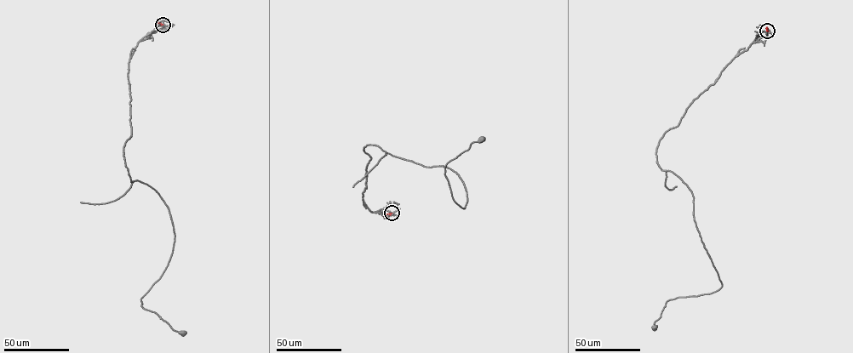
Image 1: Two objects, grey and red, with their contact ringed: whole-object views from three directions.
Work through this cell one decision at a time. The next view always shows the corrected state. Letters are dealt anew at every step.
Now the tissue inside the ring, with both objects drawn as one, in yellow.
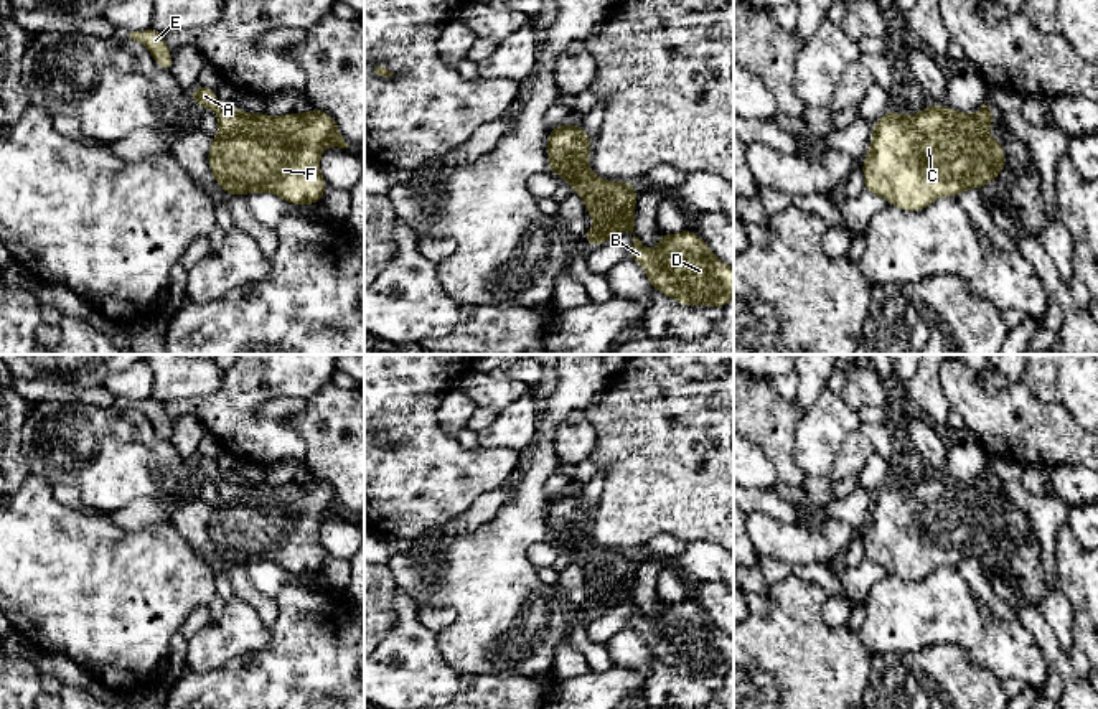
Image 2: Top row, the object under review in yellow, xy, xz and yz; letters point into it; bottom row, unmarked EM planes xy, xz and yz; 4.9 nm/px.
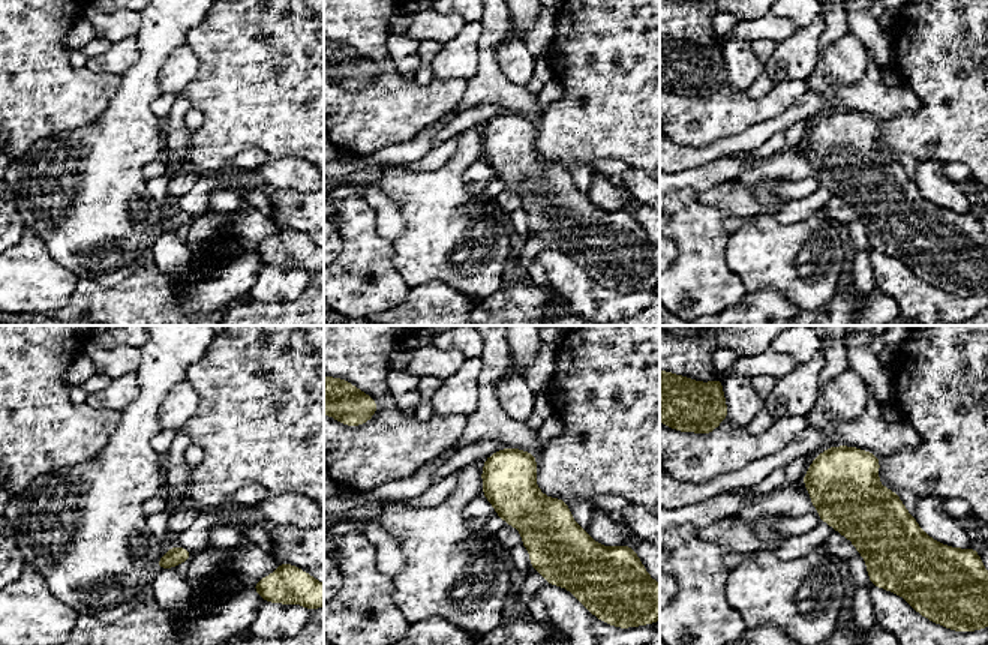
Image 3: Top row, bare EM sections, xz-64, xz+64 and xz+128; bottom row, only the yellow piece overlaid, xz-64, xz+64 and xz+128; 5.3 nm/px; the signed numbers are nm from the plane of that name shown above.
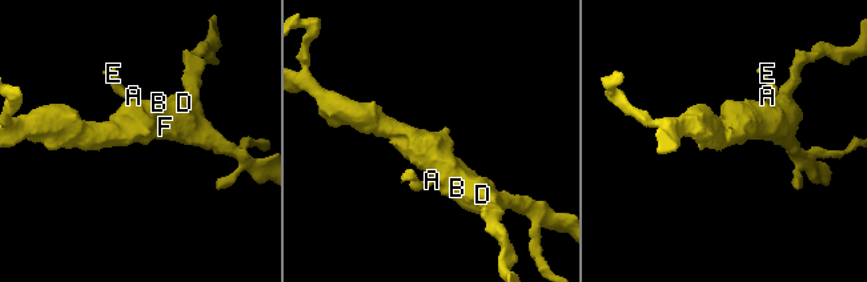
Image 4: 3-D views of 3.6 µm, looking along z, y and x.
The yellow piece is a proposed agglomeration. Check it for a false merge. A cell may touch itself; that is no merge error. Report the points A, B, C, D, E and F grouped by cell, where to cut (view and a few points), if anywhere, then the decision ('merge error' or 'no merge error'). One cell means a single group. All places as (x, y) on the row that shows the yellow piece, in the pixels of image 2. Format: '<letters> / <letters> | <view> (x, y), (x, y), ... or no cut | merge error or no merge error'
A B C D E F | no cut | no merge error

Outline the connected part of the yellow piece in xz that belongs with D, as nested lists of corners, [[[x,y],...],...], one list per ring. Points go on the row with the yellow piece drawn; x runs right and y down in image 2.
[[[565,124],[549,130],[549,171],[570,180],[572,193],[585,201],[594,226],[582,239],[602,246],[622,231],[633,234],[628,259],[641,264],[651,287],[681,305],[724,308],[734,298],[734,269],[724,264],[692,231],[659,231],[661,246],[646,249],[635,236],[636,185],[605,181],[589,168],[594,139],[580,125]]]

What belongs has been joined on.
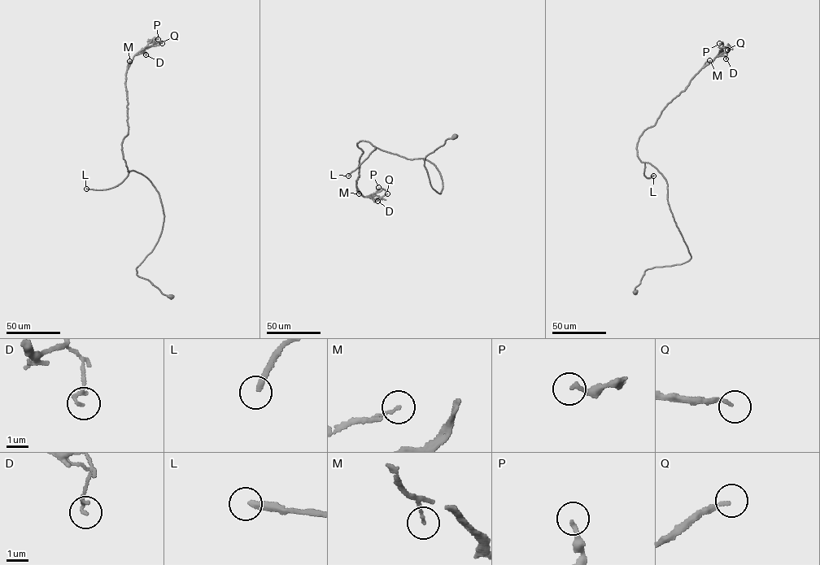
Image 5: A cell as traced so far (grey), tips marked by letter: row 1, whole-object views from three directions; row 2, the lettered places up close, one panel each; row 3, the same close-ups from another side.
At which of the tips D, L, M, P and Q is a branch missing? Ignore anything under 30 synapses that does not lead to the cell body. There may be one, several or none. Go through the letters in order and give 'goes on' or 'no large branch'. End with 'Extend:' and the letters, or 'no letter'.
D: no large branch
L: goes on
M: goes on
P: no large branch
Q: no large branch
Extend: L, M

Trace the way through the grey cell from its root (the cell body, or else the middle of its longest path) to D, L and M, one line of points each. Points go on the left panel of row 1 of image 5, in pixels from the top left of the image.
D: (170, 297), (136, 274), (164, 215), (153, 184), (128, 171), (121, 145), (126, 71), (146, 54)
L: (170, 297), (136, 274), (162, 229), (162, 205), (153, 184), (133, 170), (114, 187), (86, 189)
M: (170, 297), (136, 274), (158, 241), (164, 216), (155, 188), (141, 173), (128, 171), (123, 158), (129, 61)

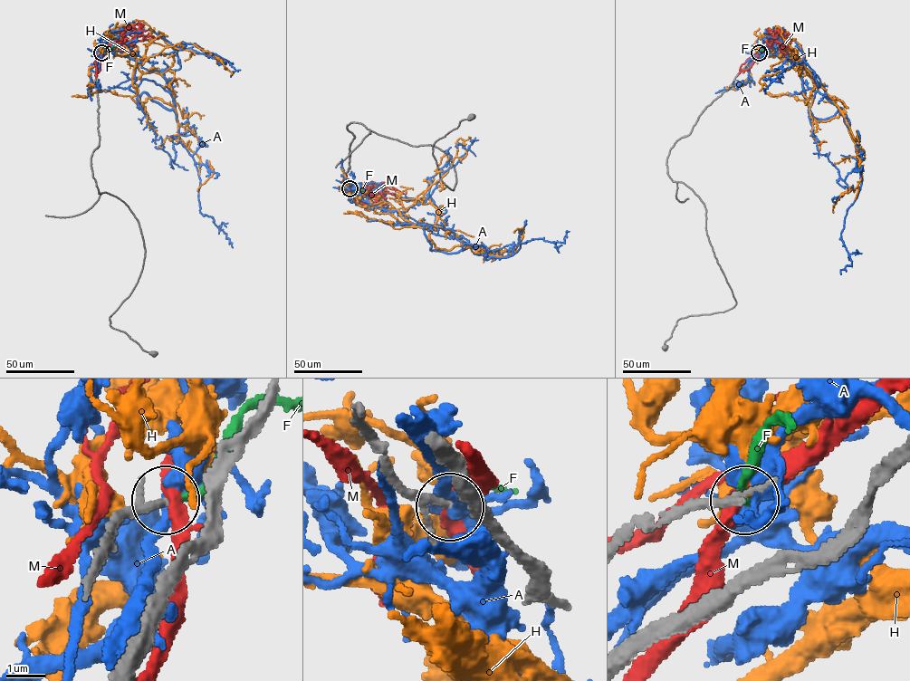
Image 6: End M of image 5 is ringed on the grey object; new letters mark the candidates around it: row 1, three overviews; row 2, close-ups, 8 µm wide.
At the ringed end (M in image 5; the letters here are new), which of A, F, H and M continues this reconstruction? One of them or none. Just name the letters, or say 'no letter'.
F

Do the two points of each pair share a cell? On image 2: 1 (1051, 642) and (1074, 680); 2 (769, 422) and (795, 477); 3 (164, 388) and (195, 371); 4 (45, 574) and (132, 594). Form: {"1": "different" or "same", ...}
{"1": "same", "2": "same", "3": "same", "4": "same"}

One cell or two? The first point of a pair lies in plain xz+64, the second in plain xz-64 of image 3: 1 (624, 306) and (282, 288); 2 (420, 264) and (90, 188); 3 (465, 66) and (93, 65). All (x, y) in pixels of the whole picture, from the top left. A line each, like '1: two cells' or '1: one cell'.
1: one cell
2: one cell
3: one cell

